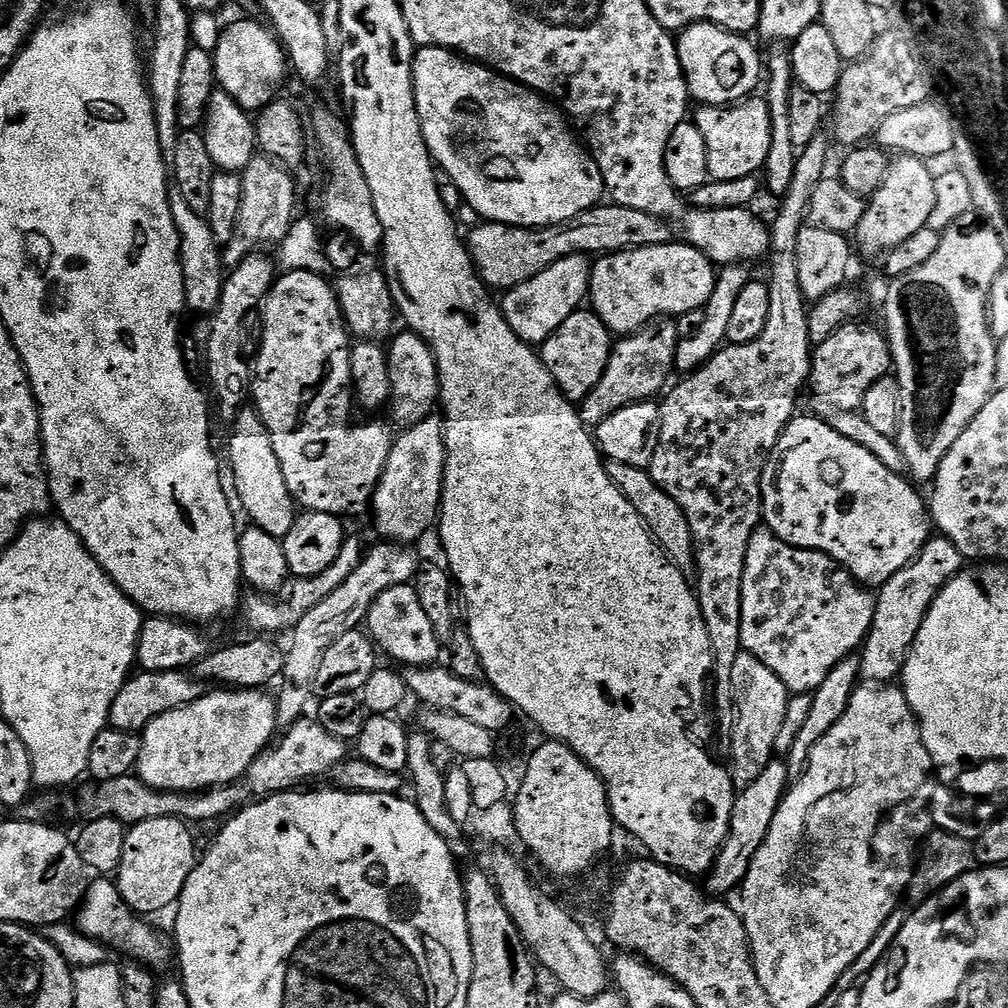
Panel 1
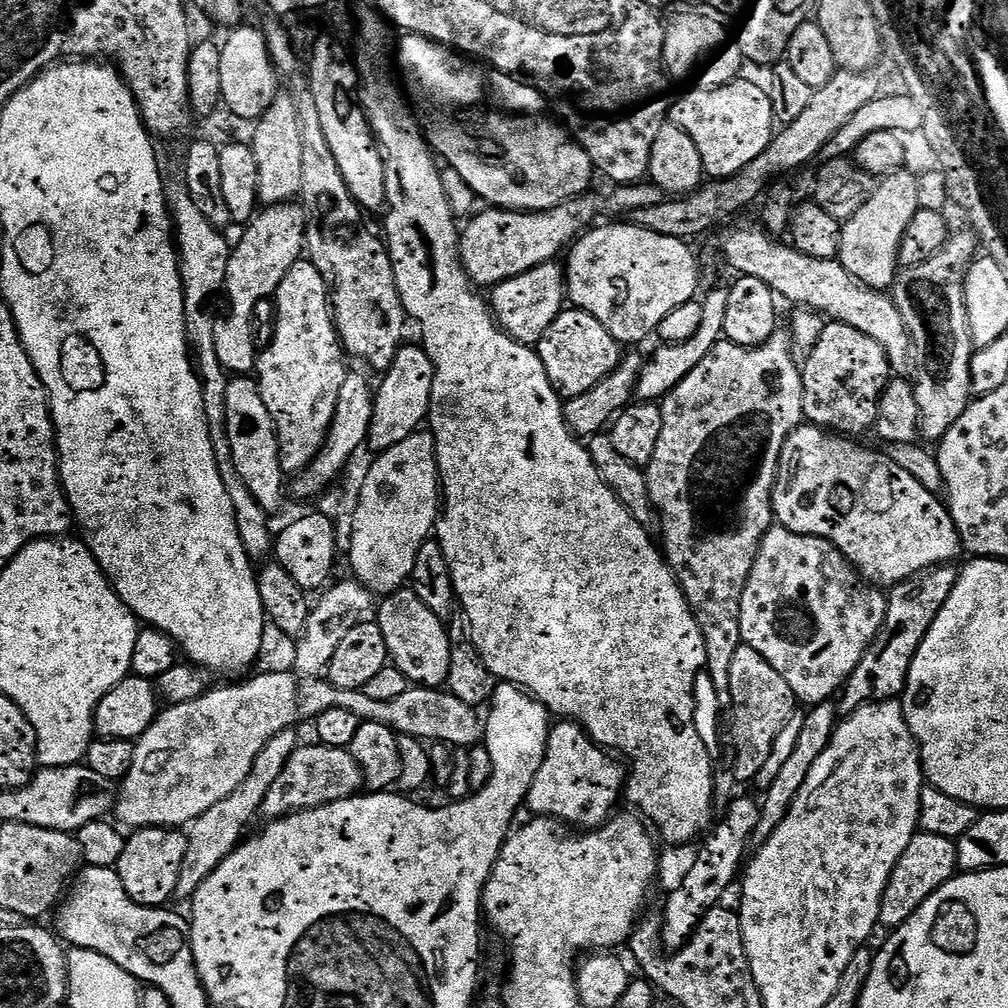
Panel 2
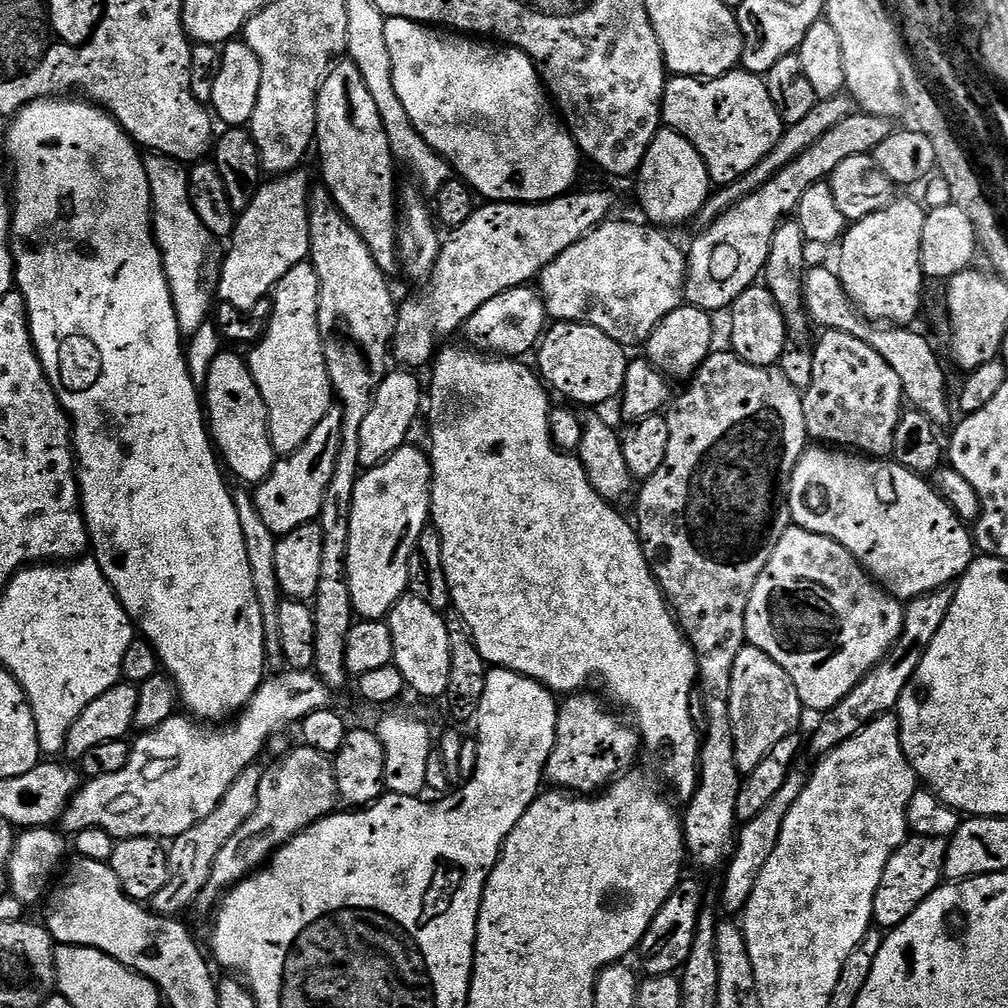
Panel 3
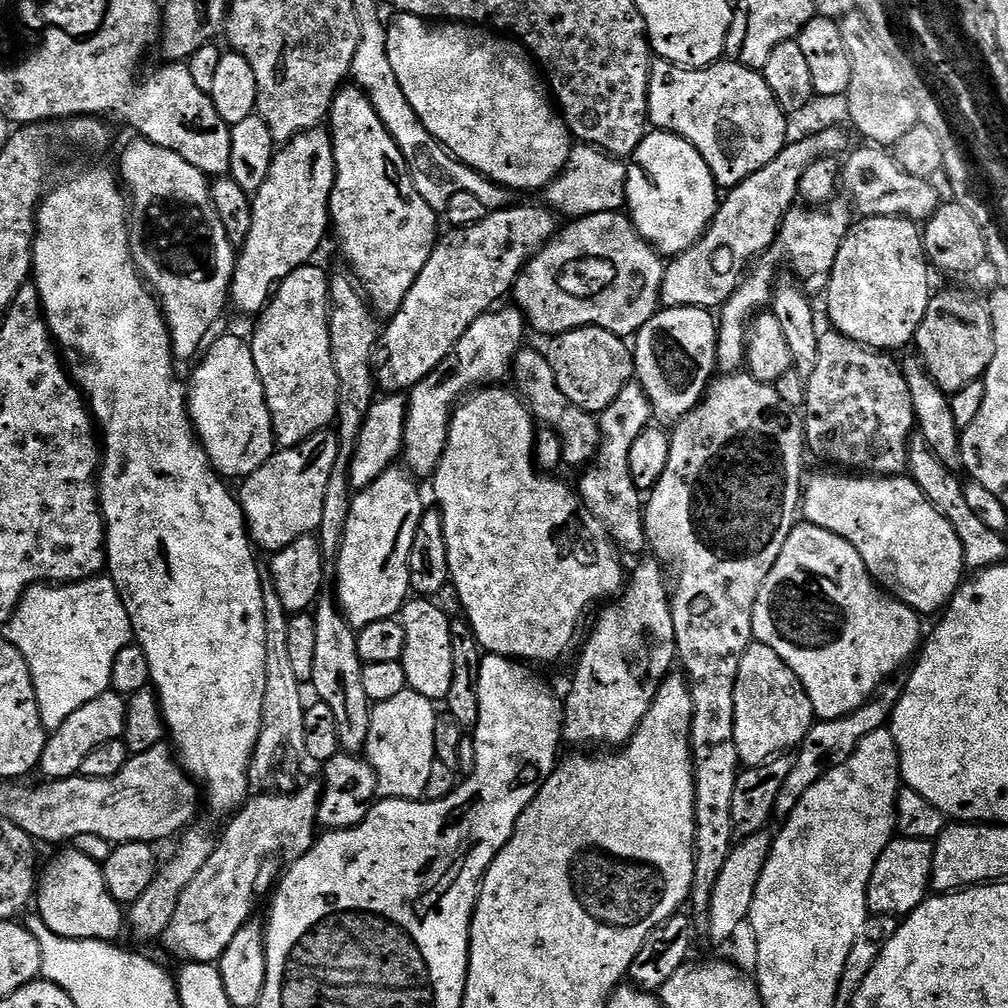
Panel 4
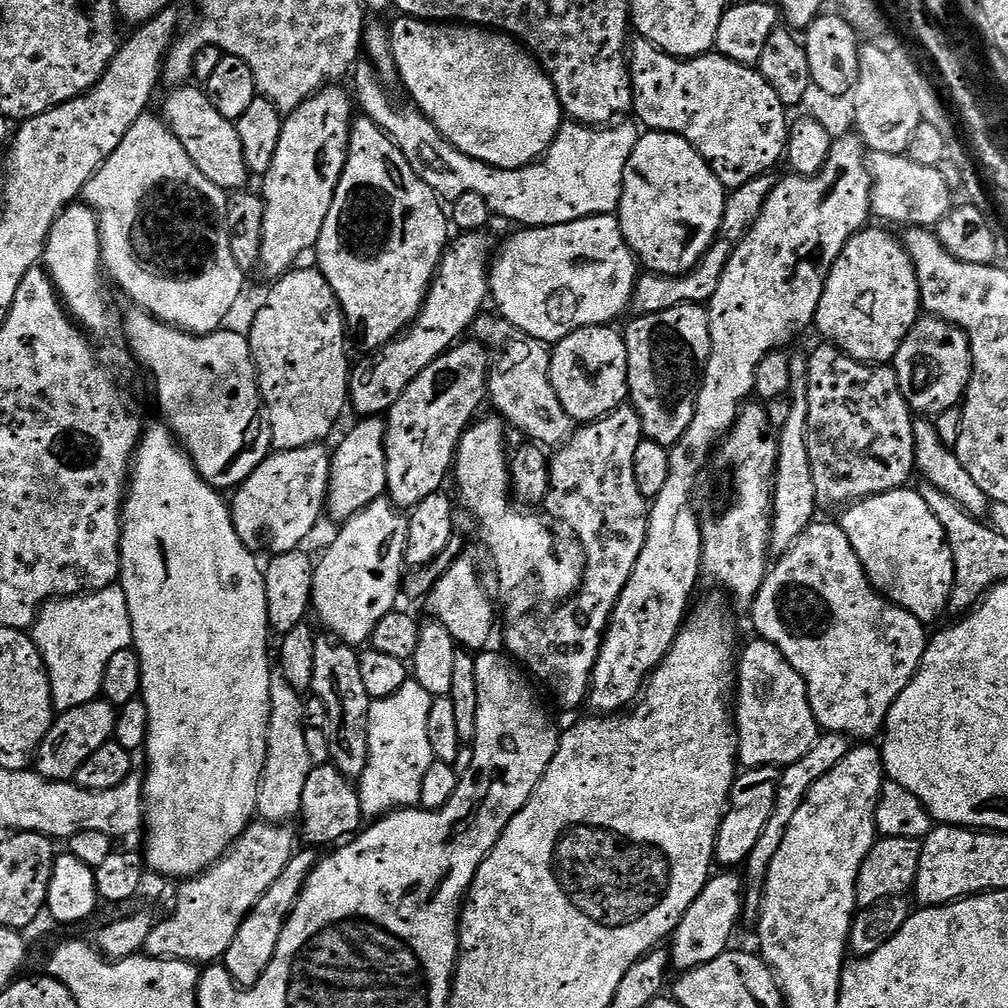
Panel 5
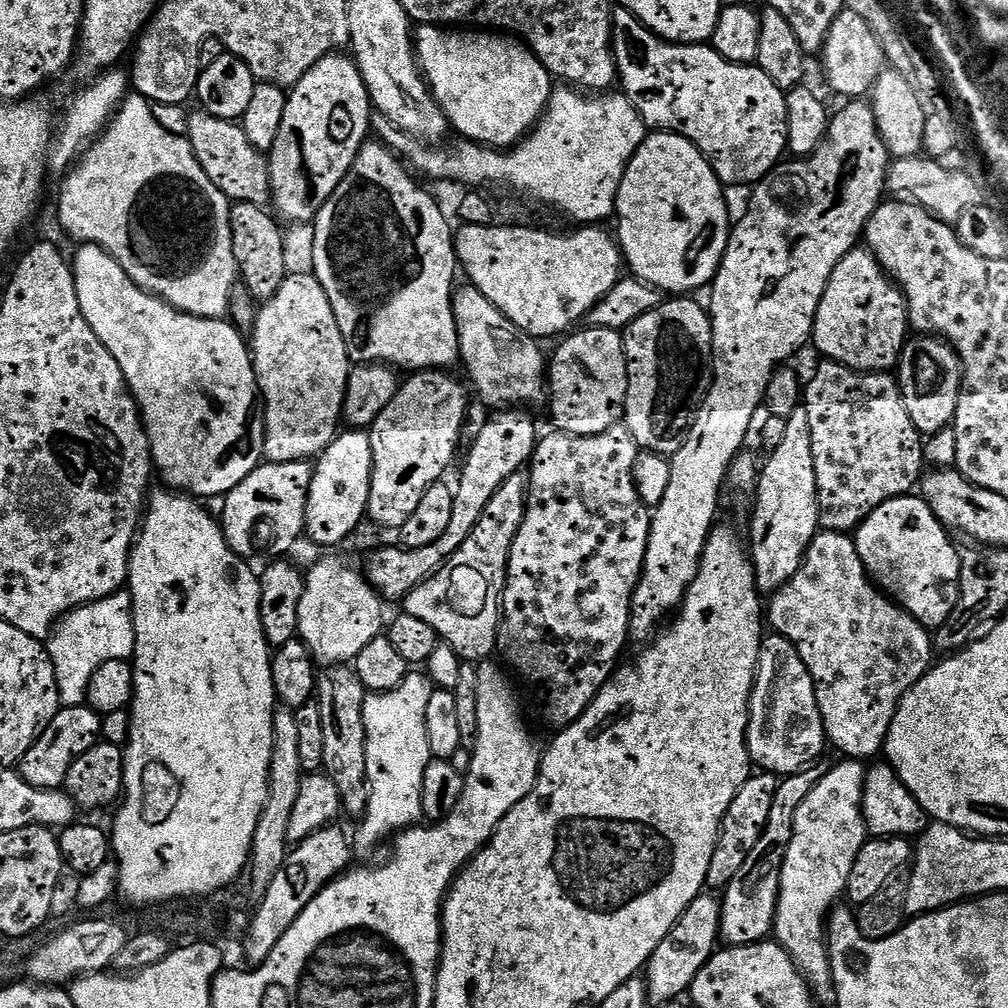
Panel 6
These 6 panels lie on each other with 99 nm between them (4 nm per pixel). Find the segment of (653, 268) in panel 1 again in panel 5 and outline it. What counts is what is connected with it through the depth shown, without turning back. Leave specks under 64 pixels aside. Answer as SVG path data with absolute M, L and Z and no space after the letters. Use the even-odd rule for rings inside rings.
M609 214L606 216L587 216L581 220L574 222L566 222L565 224L555 224L554 226L546 226L545 228L524 228L516 230L516 233L505 242L504 245L499 245L498 251L495 253L494 259L490 264L490 300L493 304L496 303L499 315L503 319L510 321L513 326L523 332L525 336L534 338L535 340L543 340L545 345L555 345L557 340L566 338L574 330L579 328L595 328L597 326L608 326L619 318L623 312L629 311L632 295L636 289L636 281L638 279L638 261L634 253L629 250L626 238L620 229L620 221L615 215Z

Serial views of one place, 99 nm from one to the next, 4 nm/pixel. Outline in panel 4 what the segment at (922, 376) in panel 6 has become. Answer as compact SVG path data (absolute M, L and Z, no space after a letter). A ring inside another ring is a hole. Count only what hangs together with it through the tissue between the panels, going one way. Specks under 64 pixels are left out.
M937 291L928 301L928 309L916 331L914 348L917 348L918 359L924 369L934 378L934 382L943 392L953 393L962 390L962 386L970 386L970 382L981 379L984 371L990 366L990 358L994 354L994 338L992 337L992 323L988 317L987 307L976 300L971 300L964 292Z

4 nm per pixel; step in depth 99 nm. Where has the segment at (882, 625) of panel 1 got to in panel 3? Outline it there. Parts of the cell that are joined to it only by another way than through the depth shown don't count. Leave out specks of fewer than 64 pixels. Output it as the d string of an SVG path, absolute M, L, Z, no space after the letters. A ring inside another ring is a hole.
M949 586L907 601L902 634L896 645L868 671L866 678L862 678L862 682L858 682L854 690L850 690L850 694L846 694L846 698L842 698L842 702L838 702L838 706L819 717L820 725L812 736L812 752L816 758L823 758L838 746L842 746L842 742L858 734L877 716L887 716L899 709L902 694L910 678L914 678L914 670L918 670L930 642L934 642L938 626L942 626L942 622L946 622L946 614L950 614L955 593L955 587Z

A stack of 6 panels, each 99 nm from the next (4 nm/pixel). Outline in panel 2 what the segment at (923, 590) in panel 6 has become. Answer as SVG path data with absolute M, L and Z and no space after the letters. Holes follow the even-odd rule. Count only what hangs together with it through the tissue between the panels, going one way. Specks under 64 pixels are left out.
M801 426L795 428L788 436L786 446L780 455L780 474L776 477L776 488L772 492L772 514L775 523L779 527L790 530L794 534L803 536L817 536L823 540L832 541L832 545L841 552L847 560L852 563L853 568L873 586L879 586L881 589L890 590L895 584L900 584L904 580L909 580L911 576L917 576L920 572L926 572L929 568L937 568L939 564L951 564L959 561L962 556L960 546L960 535L954 526L954 520L951 512L948 510L947 503L937 493L926 490L918 478L911 474L906 474L902 466L898 466L883 451L871 452L868 448L859 448L857 441L852 438L845 438L839 434L833 434L825 429L815 426Z

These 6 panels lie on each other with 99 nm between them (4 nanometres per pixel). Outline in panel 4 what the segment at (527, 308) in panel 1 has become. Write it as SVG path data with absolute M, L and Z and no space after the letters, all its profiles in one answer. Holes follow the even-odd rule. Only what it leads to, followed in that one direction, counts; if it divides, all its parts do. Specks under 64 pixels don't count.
M515 306L499 308L482 313L458 338L445 360L407 393L402 460L413 477L435 477L444 447L448 445L448 423L457 405L473 390L496 386L509 379L512 362L525 343L526 321L524 313Z

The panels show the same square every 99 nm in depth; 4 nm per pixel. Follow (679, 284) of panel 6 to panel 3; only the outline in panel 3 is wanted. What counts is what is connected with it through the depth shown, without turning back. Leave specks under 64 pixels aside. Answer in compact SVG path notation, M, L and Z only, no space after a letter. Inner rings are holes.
M671 130L656 133L654 142L650 142L650 150L646 150L646 158L641 162L635 180L640 208L656 226L695 221L710 195L708 167L704 165L704 159L700 157L698 150L694 150L690 141Z

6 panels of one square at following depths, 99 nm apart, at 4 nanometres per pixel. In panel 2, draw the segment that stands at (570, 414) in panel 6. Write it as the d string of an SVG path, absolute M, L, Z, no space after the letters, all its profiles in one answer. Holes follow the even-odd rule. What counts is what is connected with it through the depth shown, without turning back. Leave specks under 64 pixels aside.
M571 306L565 307L558 318L550 322L550 330L542 334L538 351L554 390L565 401L593 390L615 371L622 359L622 346L610 335L606 326L581 308Z

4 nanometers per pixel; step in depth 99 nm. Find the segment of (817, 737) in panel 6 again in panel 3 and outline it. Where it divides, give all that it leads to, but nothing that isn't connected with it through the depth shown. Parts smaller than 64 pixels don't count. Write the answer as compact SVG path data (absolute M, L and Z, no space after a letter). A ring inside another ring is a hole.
M745 646L738 654L738 659L734 661L734 670L730 678L730 722L732 723L732 733L734 734L734 758L741 773L753 772L758 765L764 761L766 754L782 742L791 732L797 731L801 726L800 719L806 715L804 703L798 698L798 690L794 682L790 682L790 674L770 658L762 650Z

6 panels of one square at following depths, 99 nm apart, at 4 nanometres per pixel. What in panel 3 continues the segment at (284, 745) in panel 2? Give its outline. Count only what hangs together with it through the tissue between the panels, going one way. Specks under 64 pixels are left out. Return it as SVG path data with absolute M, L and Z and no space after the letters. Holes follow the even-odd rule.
M252 765L246 769L231 784L230 790L223 796L222 802L202 822L196 823L186 832L171 841L168 851L168 865L170 874L166 886L154 896L150 902L151 909L162 916L176 916L180 914L191 901L199 897L201 890L209 881L210 870L214 860L229 841L231 835L250 818L257 805L258 786L261 785L263 769L259 765Z

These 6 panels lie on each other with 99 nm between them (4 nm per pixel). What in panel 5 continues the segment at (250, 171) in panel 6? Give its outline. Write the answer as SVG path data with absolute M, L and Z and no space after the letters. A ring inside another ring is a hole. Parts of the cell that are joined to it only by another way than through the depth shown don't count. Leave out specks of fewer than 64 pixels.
M185 86L167 93L169 96L164 100L162 119L168 129L176 135L178 142L182 142L194 166L198 166L198 170L202 170L202 174L206 174L210 182L225 190L243 189L247 185L244 183L250 179L250 173L242 150L242 138L238 138L236 125L233 121L222 118L222 114L218 114L207 91L200 89L199 92L192 87Z

